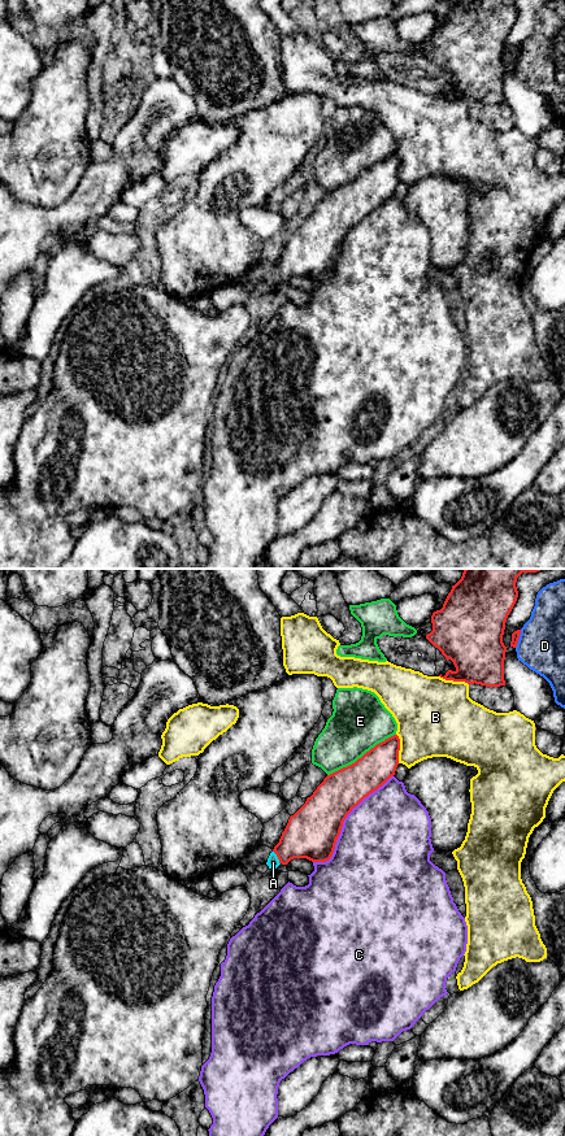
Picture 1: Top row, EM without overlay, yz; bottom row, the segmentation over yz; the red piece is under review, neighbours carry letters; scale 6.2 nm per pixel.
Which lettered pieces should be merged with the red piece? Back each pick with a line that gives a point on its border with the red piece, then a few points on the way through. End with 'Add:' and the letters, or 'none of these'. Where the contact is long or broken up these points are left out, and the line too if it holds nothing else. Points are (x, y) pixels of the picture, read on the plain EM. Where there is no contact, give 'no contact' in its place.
A: meets red in yz at (277, 274); runs through yz (311, 252), (277, 274), (273, 281)
Add: A

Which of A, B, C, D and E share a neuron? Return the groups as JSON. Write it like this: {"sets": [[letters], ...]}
{"sets": [["A"], ["B"], ["C"], ["D"], ["E"]]}

